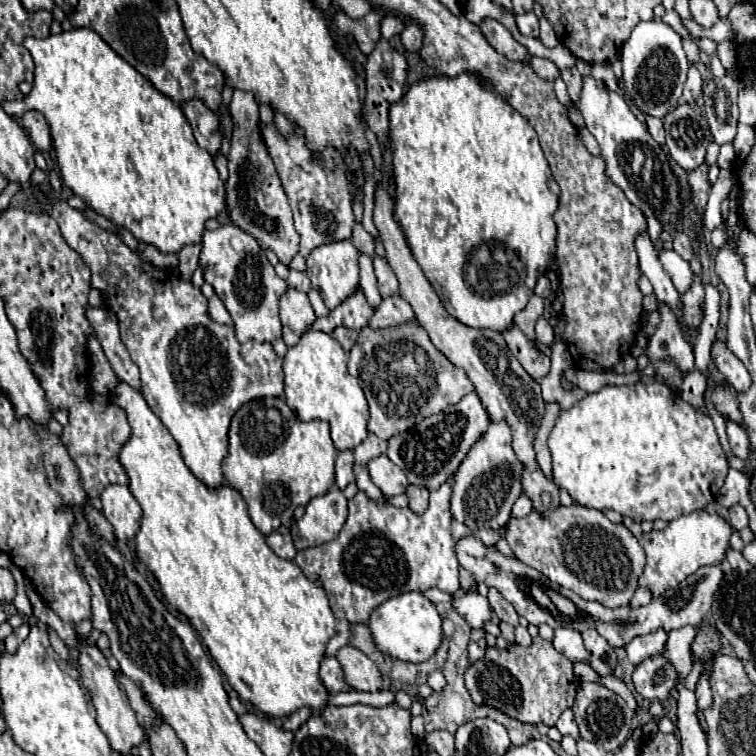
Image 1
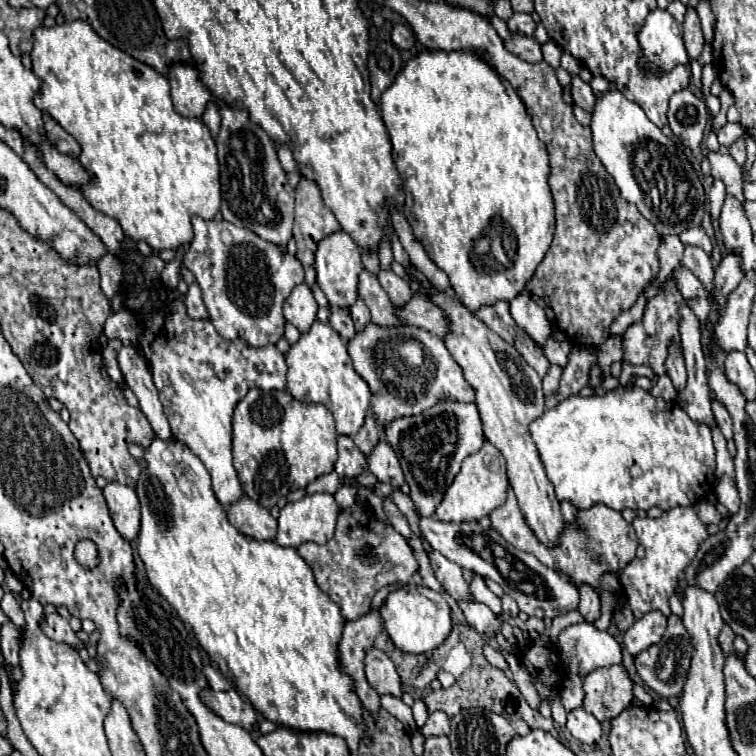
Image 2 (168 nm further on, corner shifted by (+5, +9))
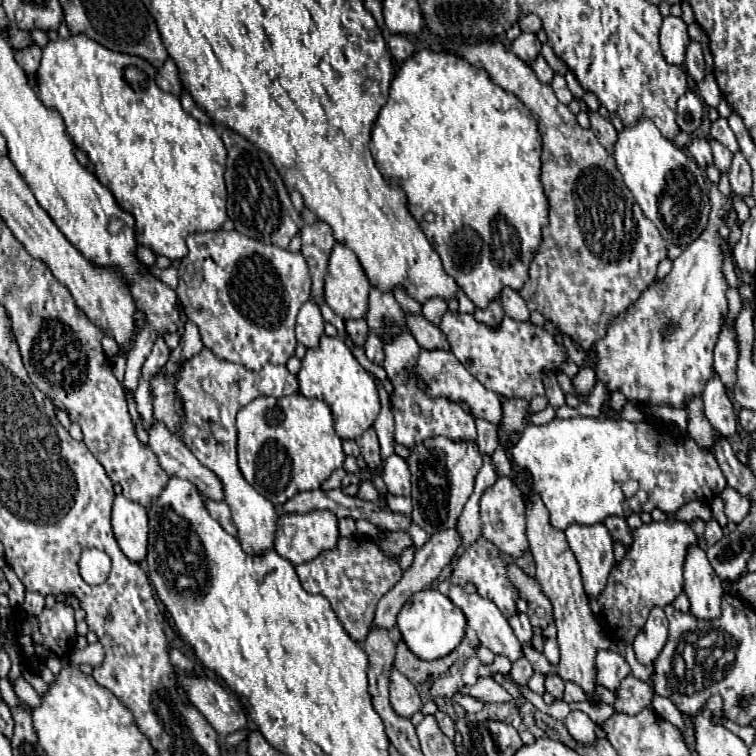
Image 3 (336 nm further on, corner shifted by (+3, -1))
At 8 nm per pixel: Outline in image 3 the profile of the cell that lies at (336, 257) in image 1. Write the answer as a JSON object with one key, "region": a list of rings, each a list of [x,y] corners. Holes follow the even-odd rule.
{"region":[[[334,244],[324,278],[326,304],[342,318],[364,318],[368,312],[368,292],[372,284],[364,274],[356,254],[344,244]]]}

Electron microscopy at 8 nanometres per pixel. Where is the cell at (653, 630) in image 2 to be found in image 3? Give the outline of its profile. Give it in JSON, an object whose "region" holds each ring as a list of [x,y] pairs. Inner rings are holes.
{"region":[[[654,608],[648,616],[646,626],[634,638],[636,660],[644,666],[650,666],[664,648],[666,638],[668,638],[668,620],[662,608]]]}

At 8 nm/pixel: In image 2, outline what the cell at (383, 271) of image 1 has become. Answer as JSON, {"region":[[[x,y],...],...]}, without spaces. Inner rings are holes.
{"region":[[[388,270],[388,272],[380,272],[378,274],[378,282],[380,282],[380,286],[386,290],[386,294],[390,296],[390,300],[392,300],[392,304],[396,306],[396,308],[402,308],[410,298],[412,298],[412,290],[410,290],[410,286],[400,278],[400,276],[396,276],[392,270]]]}

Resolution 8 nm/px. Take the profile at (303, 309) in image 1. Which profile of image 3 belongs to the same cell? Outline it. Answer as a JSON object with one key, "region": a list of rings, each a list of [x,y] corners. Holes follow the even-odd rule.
{"region":[[[306,302],[300,312],[298,312],[298,320],[296,320],[296,340],[298,343],[304,344],[306,348],[316,348],[320,336],[324,334],[324,318],[320,314],[318,304],[314,302]]]}

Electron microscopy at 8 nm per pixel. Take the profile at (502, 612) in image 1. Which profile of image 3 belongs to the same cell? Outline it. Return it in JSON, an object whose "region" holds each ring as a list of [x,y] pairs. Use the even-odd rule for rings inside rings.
{"region":[[[516,612],[514,616],[510,616],[510,618],[508,618],[508,624],[510,624],[510,628],[514,630],[516,638],[518,638],[522,644],[530,646],[530,638],[532,638],[532,626],[530,626],[528,616],[526,616],[526,614],[522,614],[522,612]]]}

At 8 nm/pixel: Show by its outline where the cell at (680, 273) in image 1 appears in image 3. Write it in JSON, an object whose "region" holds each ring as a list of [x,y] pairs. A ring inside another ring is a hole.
{"region":[[[716,372],[706,382],[702,400],[704,400],[704,414],[710,420],[710,424],[722,436],[732,436],[736,432],[736,414],[728,396],[728,390]]]}

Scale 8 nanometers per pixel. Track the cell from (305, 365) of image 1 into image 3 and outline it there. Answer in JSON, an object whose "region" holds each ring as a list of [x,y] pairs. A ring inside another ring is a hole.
{"region":[[[322,336],[318,348],[310,348],[302,358],[298,372],[298,392],[306,398],[324,400],[334,416],[336,432],[342,440],[358,440],[376,420],[380,412],[378,388],[370,374],[358,364],[344,340]]]}

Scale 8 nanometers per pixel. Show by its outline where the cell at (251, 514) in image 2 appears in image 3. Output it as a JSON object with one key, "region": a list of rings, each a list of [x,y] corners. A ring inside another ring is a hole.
{"region":[[[206,500],[206,508],[208,512],[212,514],[212,518],[216,518],[220,522],[220,526],[230,534],[230,536],[236,536],[236,526],[230,522],[230,510],[224,502],[214,502],[214,500]]]}

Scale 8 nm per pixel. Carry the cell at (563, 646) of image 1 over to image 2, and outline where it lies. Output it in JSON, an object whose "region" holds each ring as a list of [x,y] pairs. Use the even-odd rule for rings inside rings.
{"region":[[[582,622],[568,626],[558,636],[560,660],[578,660],[578,672],[590,674],[596,668],[610,668],[622,662],[622,646],[604,630]]]}

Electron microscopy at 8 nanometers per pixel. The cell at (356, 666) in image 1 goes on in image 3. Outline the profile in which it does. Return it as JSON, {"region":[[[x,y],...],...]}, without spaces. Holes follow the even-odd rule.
{"region":[[[396,668],[390,672],[390,704],[398,716],[410,718],[412,714],[420,712],[422,700],[416,688],[410,684],[406,676],[402,676]]]}

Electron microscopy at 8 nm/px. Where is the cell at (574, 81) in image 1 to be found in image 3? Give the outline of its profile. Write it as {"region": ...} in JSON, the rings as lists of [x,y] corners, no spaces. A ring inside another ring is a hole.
{"region":[[[588,110],[588,118],[590,118],[590,130],[596,134],[596,138],[600,140],[600,144],[612,152],[614,140],[616,140],[616,128],[610,124],[610,120],[602,118],[598,112]]]}

